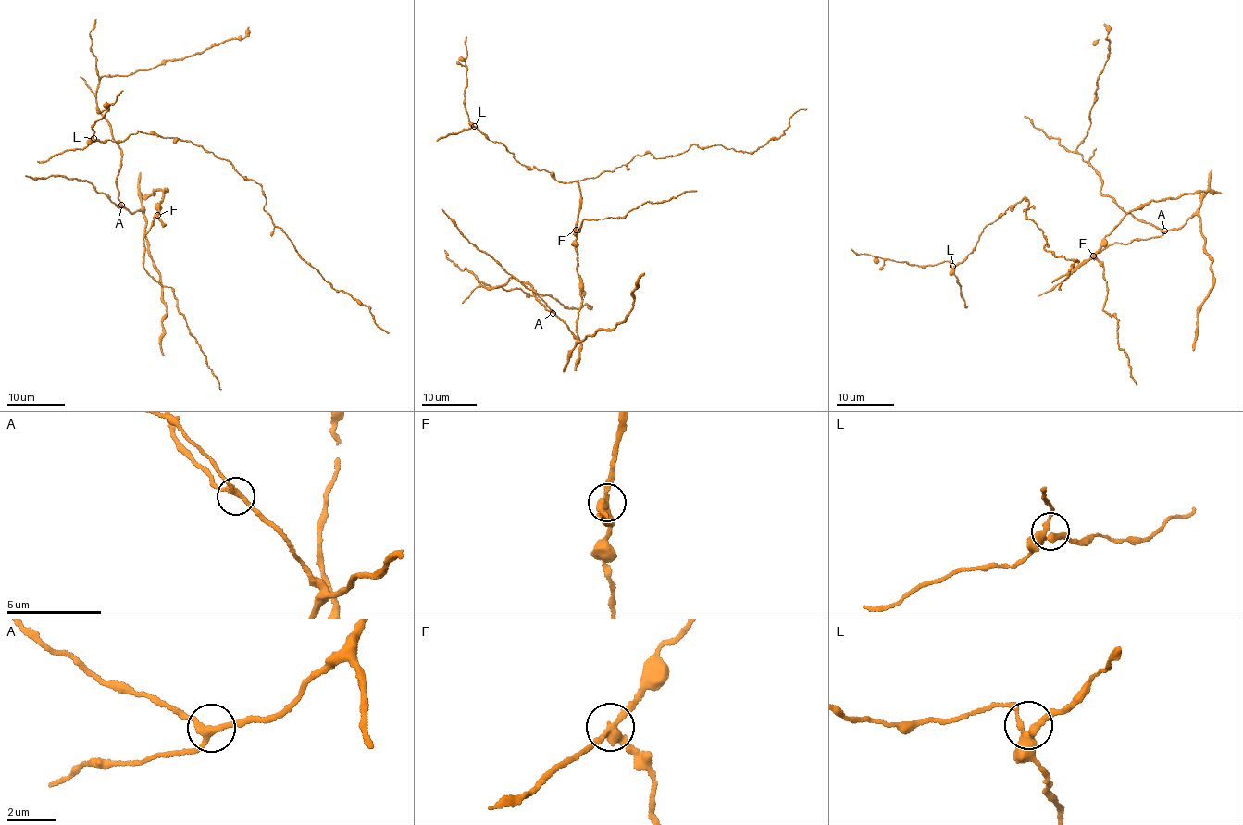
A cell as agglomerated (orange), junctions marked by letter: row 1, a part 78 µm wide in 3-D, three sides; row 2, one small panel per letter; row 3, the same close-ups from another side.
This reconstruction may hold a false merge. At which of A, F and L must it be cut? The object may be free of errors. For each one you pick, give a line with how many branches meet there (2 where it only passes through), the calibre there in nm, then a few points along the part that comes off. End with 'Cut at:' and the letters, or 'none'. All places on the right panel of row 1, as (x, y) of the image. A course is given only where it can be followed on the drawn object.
F: 3 | 320 nm | (1093, 256), (1100, 249), (1100, 242), (1122, 218), (1152, 200), (1180, 198), (1186, 193), (1203, 191), (1222, 193)
Cut at: F

